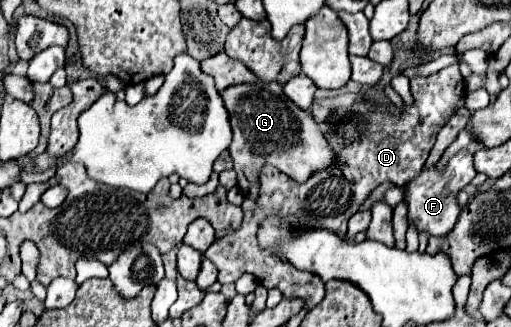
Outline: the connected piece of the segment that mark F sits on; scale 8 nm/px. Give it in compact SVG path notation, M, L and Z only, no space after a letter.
M459 150L457 154L453 154L441 172L437 170L437 164L433 164L431 168L423 168L405 186L403 200L407 202L407 220L411 210L411 224L415 224L417 232L425 232L429 236L447 236L457 222L457 192L461 192L475 174L477 172L473 168L473 154L469 150Z

